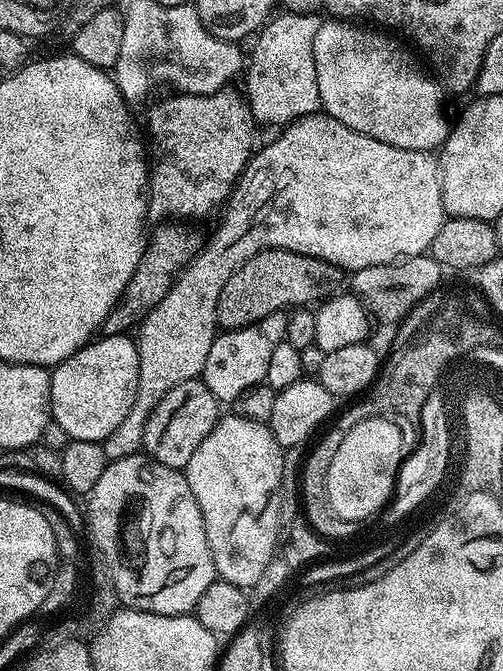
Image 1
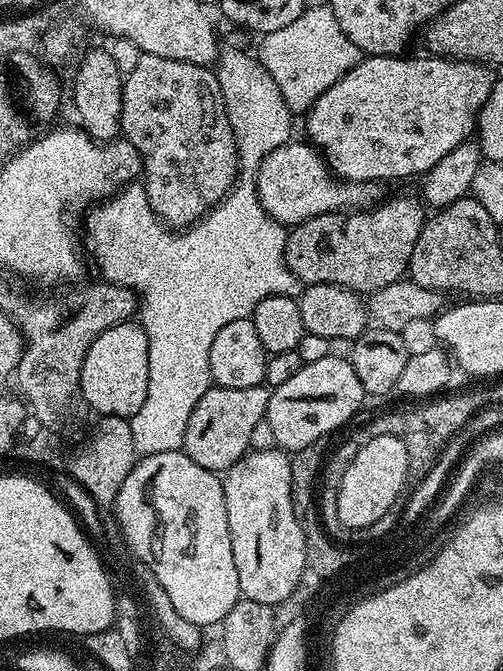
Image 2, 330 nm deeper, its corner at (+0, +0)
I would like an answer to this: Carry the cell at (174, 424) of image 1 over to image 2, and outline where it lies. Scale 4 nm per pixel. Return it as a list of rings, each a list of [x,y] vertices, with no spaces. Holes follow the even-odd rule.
[[[264,384],[245,388],[209,388],[206,394],[202,394],[202,398],[198,398],[198,406],[194,406],[190,422],[186,422],[182,450],[206,470],[217,474],[227,472],[248,455],[250,433],[260,420],[265,419],[269,395],[269,389]]]

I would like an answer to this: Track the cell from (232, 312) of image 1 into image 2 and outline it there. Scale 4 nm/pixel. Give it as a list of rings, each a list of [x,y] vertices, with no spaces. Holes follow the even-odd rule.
[[[419,195],[386,200],[367,210],[327,212],[295,225],[288,232],[284,264],[305,286],[333,284],[361,294],[405,279],[414,242],[424,229],[426,208]]]

